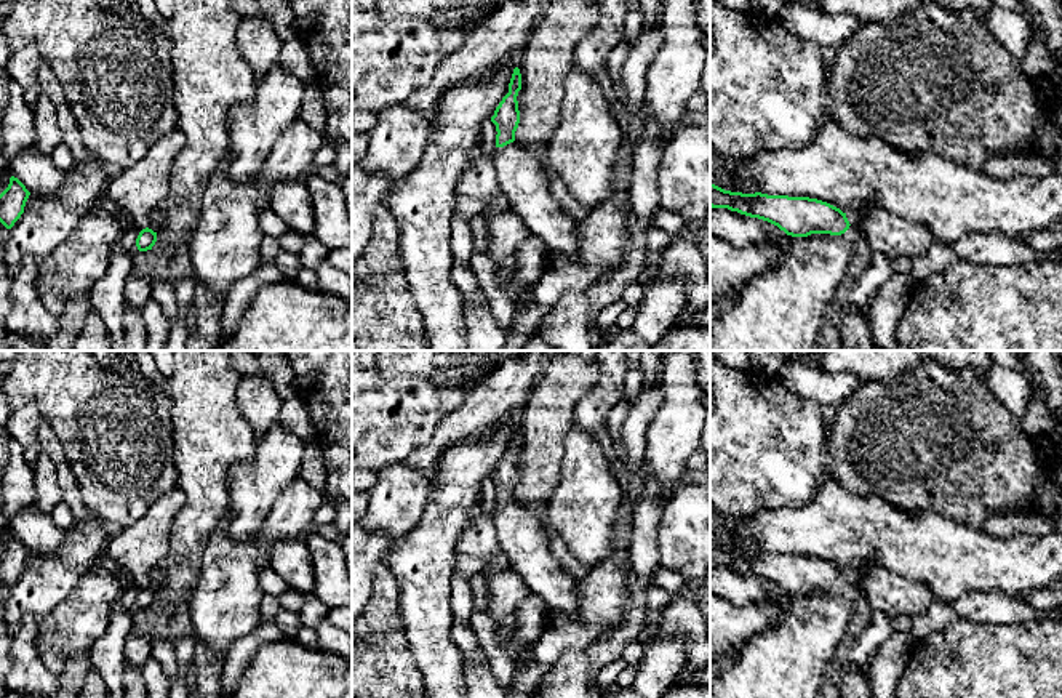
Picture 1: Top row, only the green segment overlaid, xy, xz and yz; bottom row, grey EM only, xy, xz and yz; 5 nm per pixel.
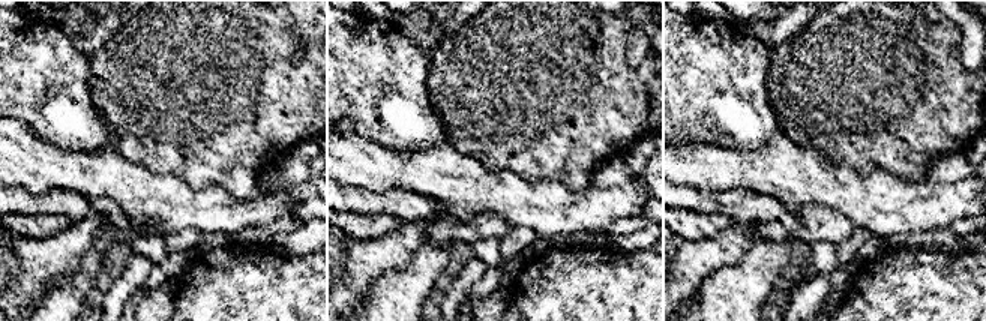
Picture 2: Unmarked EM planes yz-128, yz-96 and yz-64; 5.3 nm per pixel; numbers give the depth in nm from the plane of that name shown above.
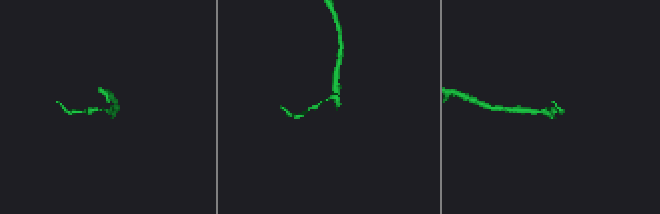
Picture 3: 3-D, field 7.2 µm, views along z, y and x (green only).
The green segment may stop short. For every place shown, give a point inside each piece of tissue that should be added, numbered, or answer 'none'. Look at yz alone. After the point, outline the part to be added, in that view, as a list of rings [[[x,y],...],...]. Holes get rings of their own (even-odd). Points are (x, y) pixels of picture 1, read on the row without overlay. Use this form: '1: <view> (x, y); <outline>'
1: yz (890, 593); [[[872,564],[864,572],[852,568],[846,576],[860,589],[873,612],[889,618],[899,615],[913,618],[937,600],[928,584],[905,578],[880,564]]]

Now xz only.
1: xz (522, 537); [[[517,499],[497,506],[493,520],[501,549],[531,592],[550,610],[577,616],[579,578],[569,576],[552,554],[547,528]]]

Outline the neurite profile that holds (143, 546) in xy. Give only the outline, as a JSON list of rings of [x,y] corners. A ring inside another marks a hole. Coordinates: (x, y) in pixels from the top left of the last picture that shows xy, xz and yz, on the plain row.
[[[173,487],[157,498],[141,519],[112,533],[106,554],[122,565],[142,589],[149,575],[163,567],[170,554],[171,524],[181,512],[186,495]]]

